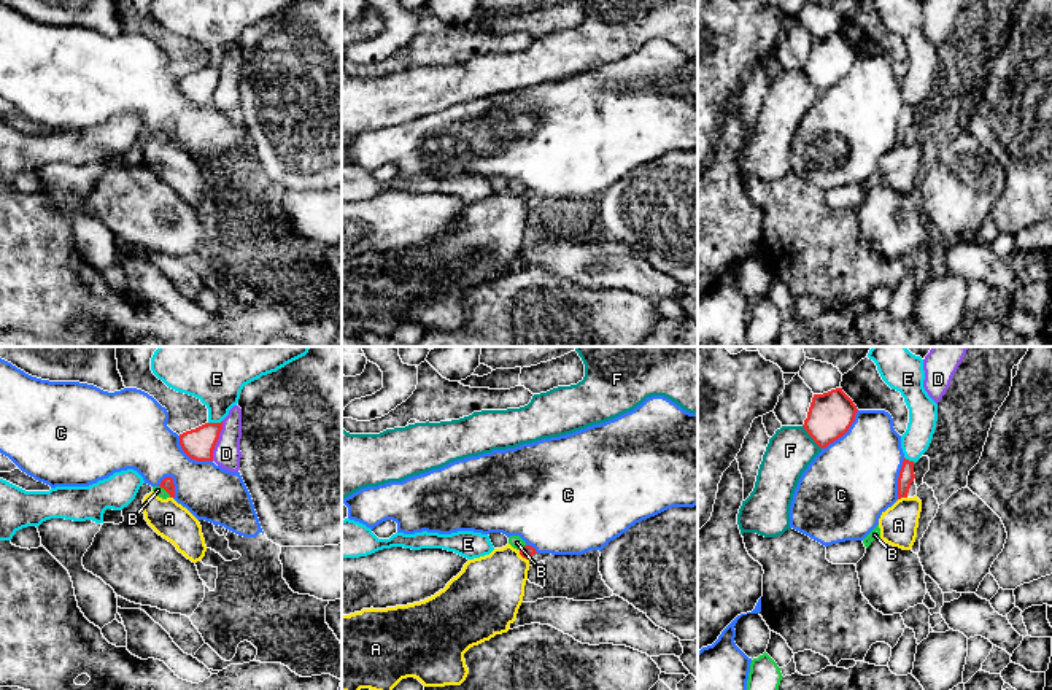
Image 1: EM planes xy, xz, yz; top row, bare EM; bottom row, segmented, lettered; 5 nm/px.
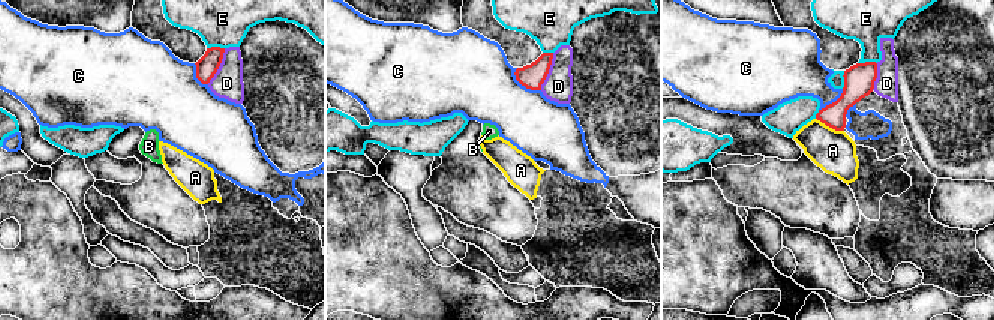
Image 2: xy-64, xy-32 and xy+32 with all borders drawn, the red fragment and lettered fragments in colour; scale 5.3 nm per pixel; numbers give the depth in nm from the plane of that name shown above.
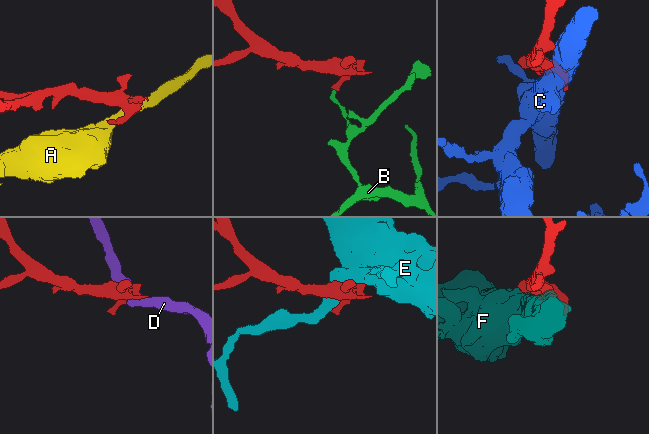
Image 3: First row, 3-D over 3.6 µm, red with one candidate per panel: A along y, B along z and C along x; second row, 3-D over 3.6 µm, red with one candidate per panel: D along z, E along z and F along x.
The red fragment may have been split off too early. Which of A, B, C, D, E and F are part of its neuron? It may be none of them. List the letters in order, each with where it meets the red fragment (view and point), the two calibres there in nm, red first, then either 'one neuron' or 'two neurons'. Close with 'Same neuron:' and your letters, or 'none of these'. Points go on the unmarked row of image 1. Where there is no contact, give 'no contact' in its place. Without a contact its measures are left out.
A: contact xz (523, 201); calibres 70 and 360 nm; two neurons
B: contact xz (523, 191); calibres 70 and 70 nm; two neurons
C: contact yz (844, 77); calibres 220 and 440 nm; two neurons
D: contact xy (216, 85); calibres 160 and 140 nm; two neurons
E: contact xy (215, 67); calibres 160 and 260 nm; two neurons
F: contact yz (811, 80); calibres 220 and 240 nm; two neurons
Same neuron: none of these

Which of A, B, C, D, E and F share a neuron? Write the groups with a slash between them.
A / B / C / D / E / F

